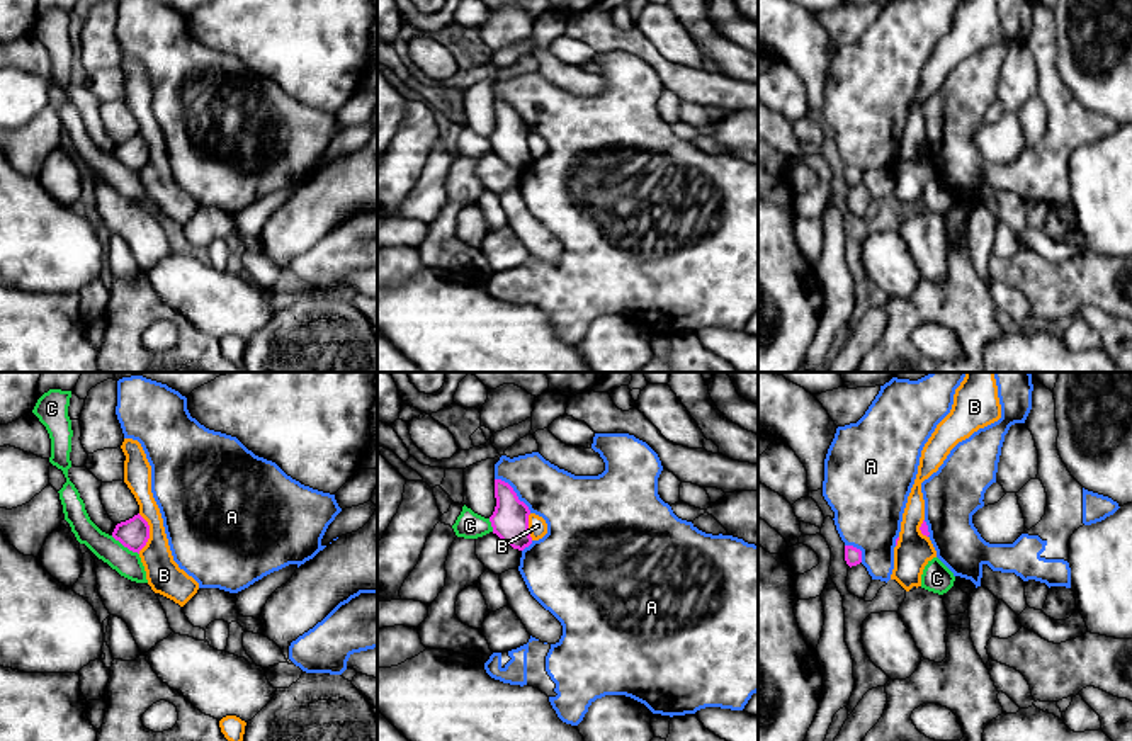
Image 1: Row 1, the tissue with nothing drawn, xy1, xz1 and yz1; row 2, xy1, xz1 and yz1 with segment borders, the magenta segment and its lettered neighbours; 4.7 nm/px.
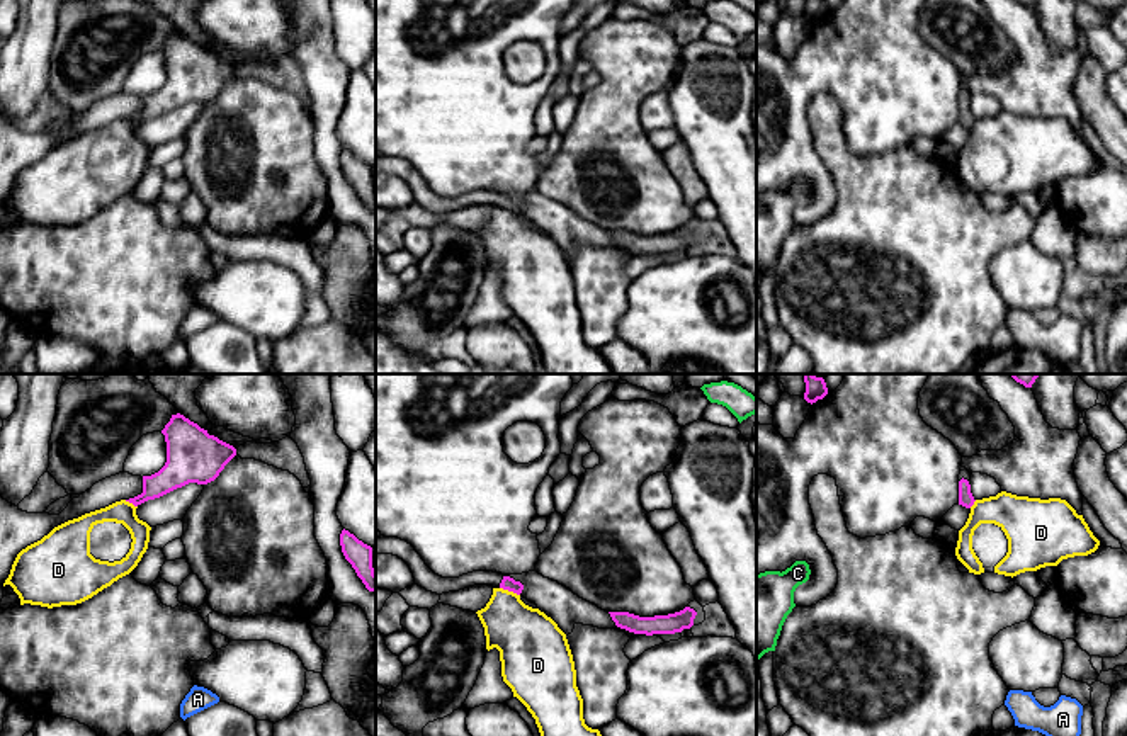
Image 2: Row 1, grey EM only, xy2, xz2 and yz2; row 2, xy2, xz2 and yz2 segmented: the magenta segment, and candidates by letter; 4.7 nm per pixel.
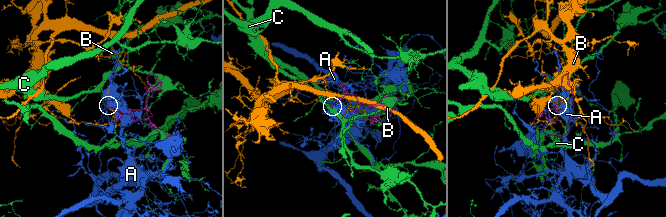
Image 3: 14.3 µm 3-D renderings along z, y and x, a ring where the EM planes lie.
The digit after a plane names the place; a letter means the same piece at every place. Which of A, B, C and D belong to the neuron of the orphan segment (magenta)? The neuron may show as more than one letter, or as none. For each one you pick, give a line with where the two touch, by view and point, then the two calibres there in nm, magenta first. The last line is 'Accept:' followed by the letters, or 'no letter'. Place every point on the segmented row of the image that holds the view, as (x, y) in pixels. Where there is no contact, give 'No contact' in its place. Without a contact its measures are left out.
Accept: no letter

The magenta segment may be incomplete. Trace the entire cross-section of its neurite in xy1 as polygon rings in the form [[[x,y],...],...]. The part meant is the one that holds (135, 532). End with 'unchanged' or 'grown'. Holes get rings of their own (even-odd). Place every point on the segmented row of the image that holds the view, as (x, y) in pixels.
[[[138,513],[133,518],[121,522],[116,525],[112,537],[119,540],[124,547],[133,552],[138,552],[146,546],[150,539],[150,525]]]; unchanged

